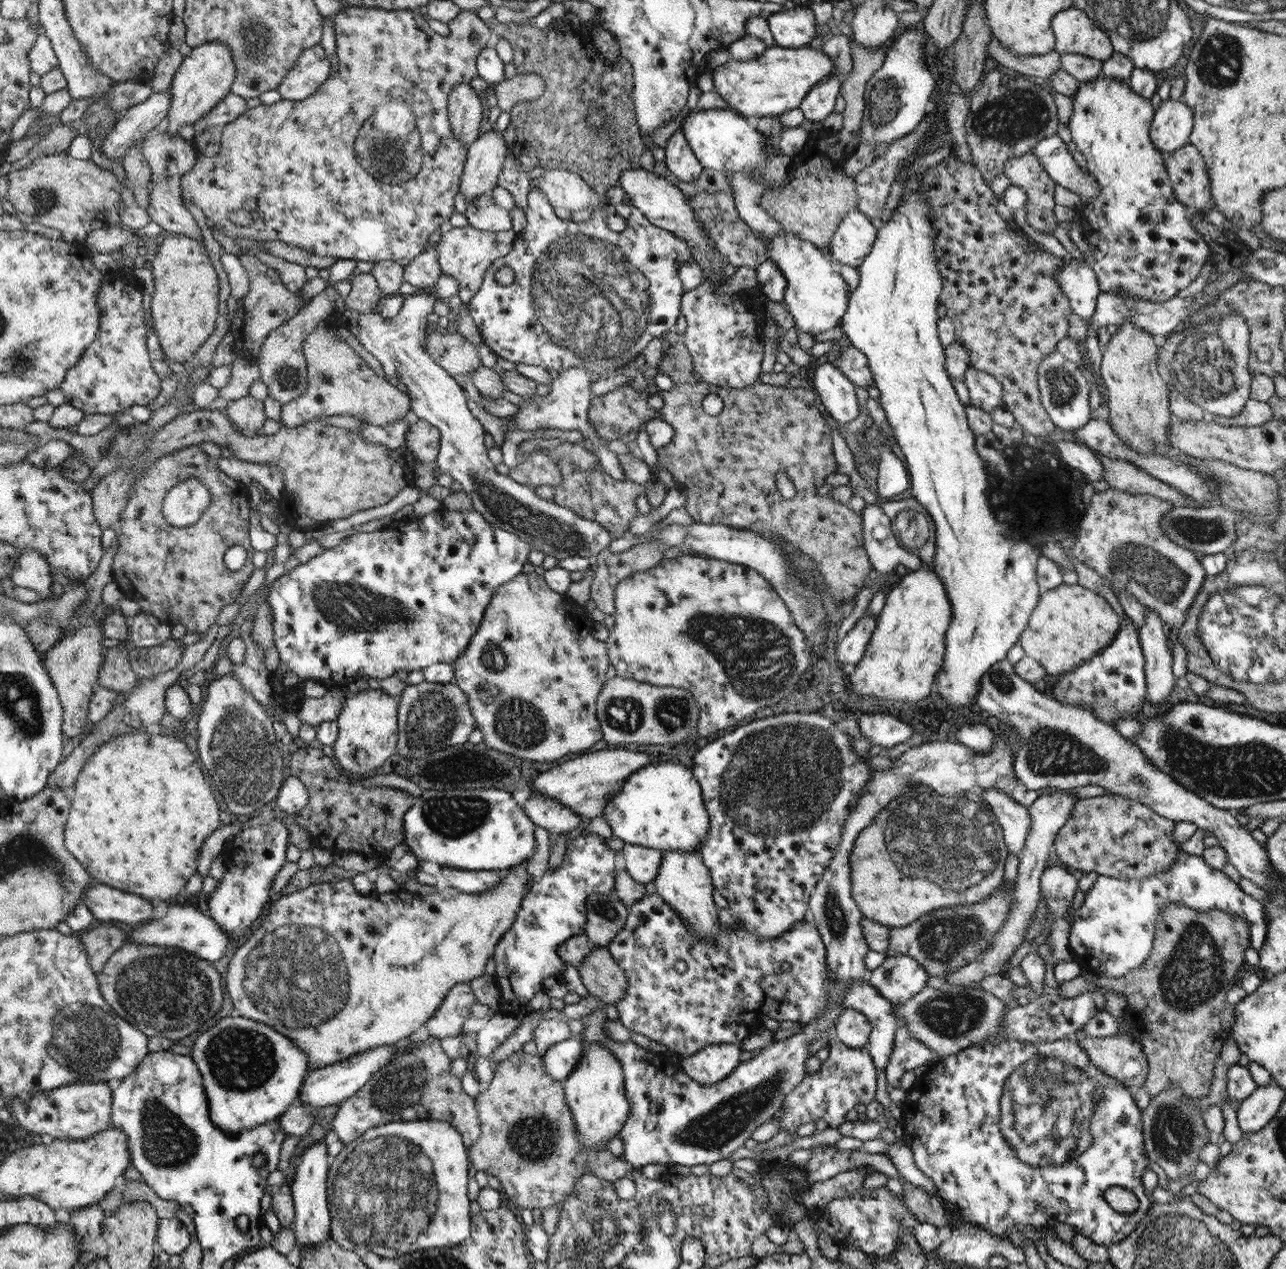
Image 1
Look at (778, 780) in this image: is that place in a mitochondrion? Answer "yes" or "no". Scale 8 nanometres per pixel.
yes

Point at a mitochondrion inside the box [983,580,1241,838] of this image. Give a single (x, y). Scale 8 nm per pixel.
(1050, 751)

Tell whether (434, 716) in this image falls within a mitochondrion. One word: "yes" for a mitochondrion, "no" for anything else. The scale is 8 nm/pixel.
yes

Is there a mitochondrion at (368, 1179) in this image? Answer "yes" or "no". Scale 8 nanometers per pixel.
yes

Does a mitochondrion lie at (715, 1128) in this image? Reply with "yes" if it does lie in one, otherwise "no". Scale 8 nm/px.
yes

